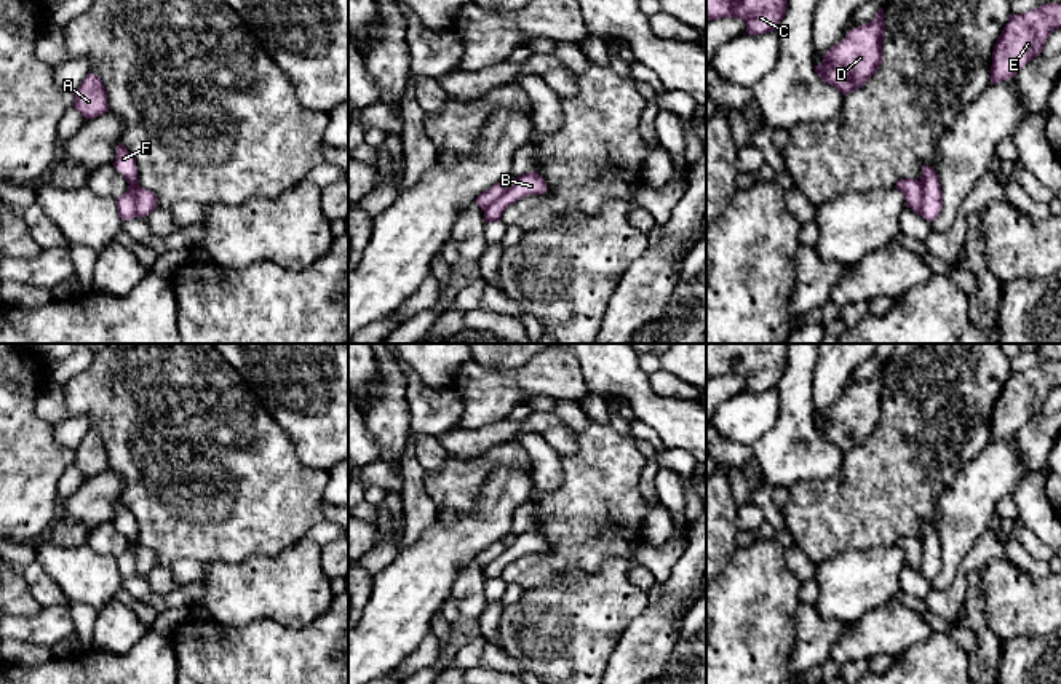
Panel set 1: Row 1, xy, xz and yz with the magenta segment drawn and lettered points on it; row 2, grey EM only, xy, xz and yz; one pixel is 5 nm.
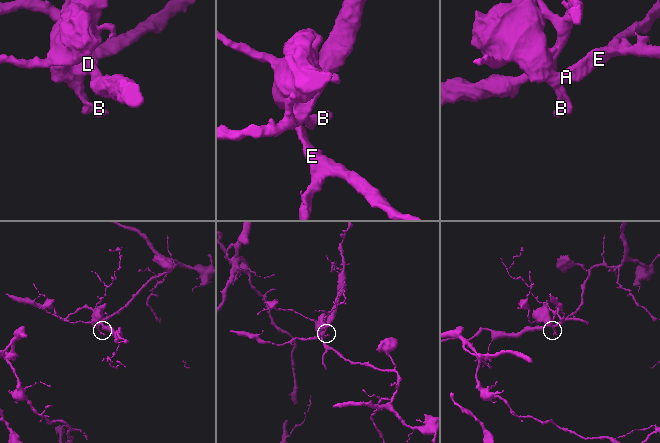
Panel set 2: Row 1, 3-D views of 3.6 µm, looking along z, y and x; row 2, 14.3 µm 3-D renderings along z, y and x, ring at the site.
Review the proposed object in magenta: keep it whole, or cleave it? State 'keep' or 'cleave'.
cleave

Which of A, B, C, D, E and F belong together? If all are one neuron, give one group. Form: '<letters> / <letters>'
A C E / B D F

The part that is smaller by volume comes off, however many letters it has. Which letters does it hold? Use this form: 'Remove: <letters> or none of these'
Remove: B, D, F

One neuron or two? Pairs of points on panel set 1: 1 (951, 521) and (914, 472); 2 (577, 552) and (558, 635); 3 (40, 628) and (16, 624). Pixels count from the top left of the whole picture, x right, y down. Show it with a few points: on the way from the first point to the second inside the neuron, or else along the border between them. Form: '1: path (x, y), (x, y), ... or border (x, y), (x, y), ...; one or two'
1: border (959, 470), (954, 480), (938, 494), (937, 529); two
2: border (611, 556), (590, 574), (569, 568), (542, 587); two
3: path (34, 628), (23, 628); one

